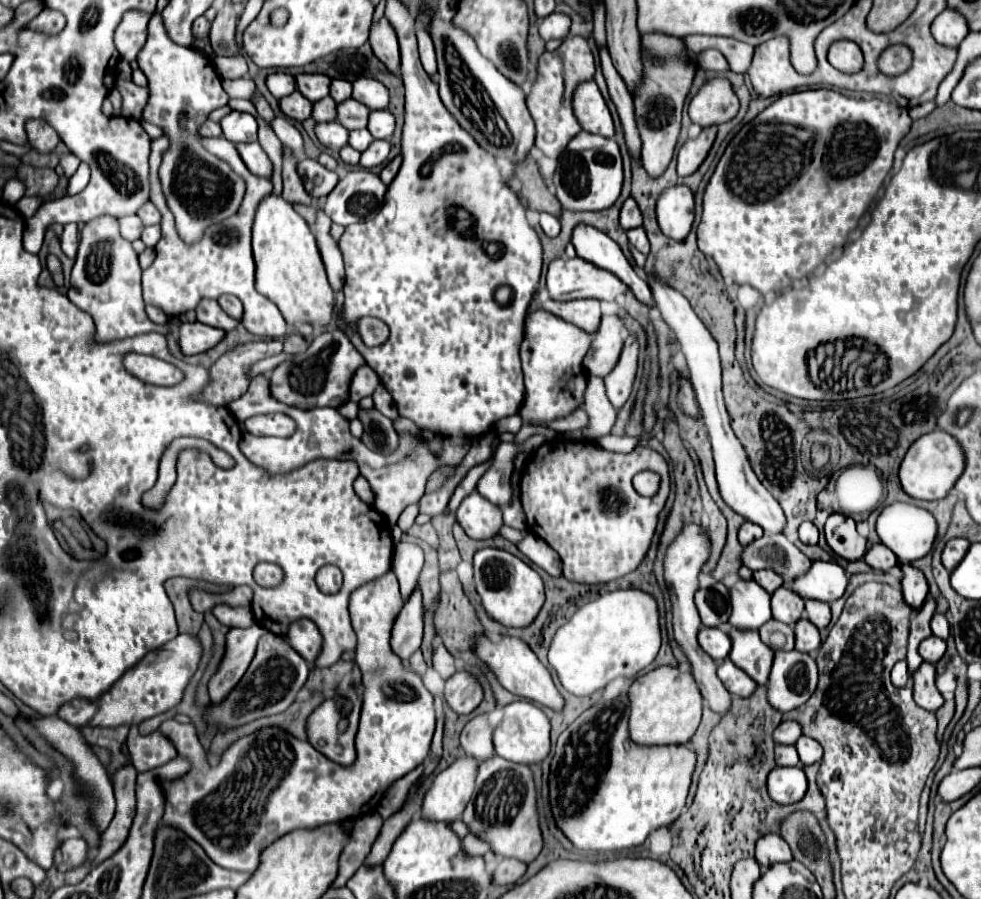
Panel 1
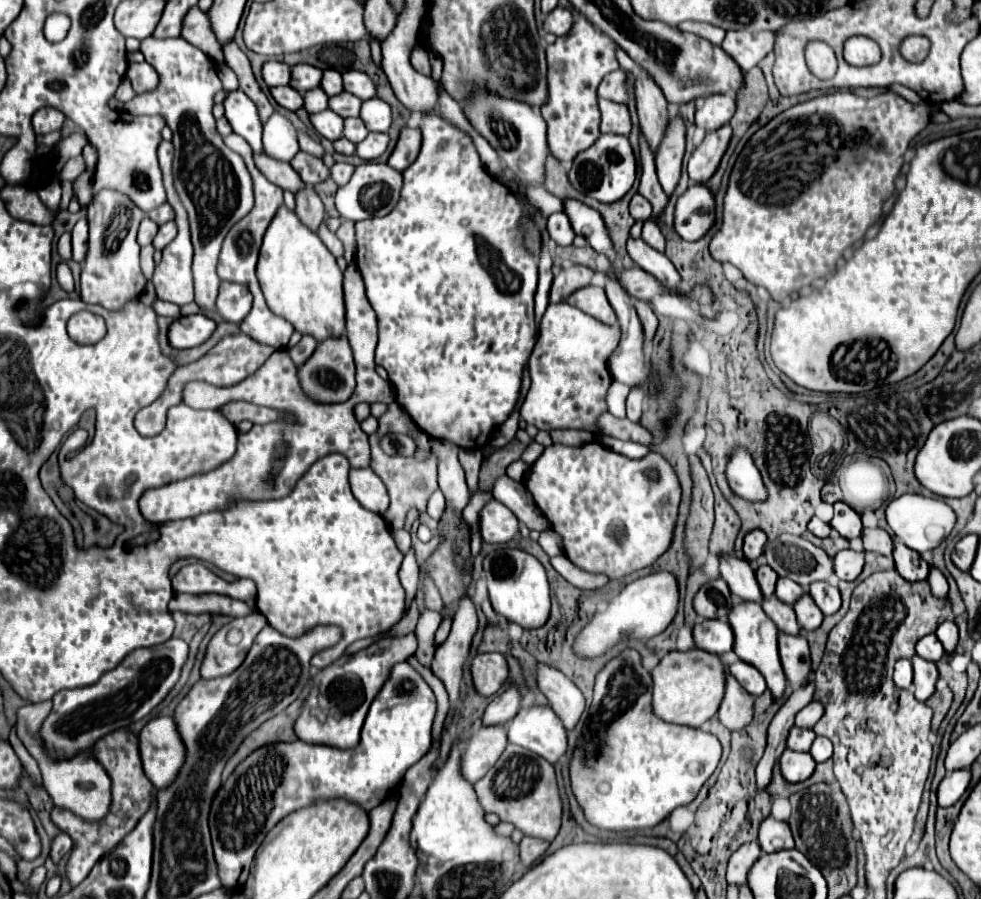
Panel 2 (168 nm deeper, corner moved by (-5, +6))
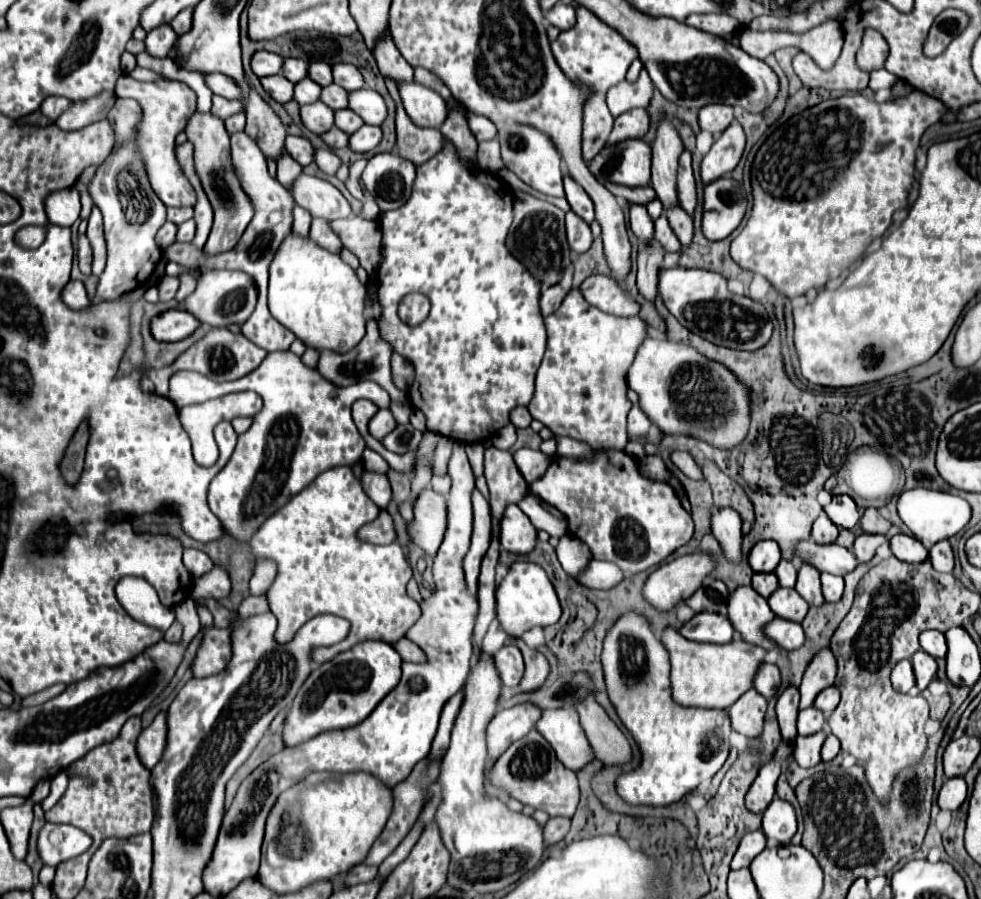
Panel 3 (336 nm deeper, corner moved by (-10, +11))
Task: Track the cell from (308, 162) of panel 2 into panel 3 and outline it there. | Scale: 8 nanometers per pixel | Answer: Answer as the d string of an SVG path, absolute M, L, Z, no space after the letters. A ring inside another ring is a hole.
M287 136L285 138L285 150L291 154L293 160L297 160L301 166L307 166L313 162L313 146L307 138L301 136Z

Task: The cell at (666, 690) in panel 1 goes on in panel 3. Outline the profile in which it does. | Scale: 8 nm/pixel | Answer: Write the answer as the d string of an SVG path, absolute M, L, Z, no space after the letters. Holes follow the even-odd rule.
M667 626L661 642L671 654L671 690L673 698L683 706L729 708L743 692L753 688L753 678L763 664L767 650L745 640L731 640L727 644L701 644L685 640L675 628Z

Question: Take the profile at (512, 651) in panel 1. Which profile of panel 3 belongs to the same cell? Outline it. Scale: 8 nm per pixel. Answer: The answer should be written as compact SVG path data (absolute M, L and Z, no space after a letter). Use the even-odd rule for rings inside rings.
M595 698L583 700L577 706L577 712L597 760L601 760L605 766L623 766L631 762L633 750L627 736L595 702Z

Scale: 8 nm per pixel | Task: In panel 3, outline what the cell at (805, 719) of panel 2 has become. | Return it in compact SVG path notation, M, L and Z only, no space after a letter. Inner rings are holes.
M827 686L827 690L819 692L819 696L815 698L815 706L817 706L819 710L823 710L825 716L829 716L829 714L837 708L839 696L841 696L841 694L839 694L839 688L837 688L837 686Z

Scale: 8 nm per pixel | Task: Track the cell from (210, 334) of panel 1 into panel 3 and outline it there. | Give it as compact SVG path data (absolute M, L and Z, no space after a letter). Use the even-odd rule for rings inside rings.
M165 310L151 320L151 334L159 342L179 342L193 334L199 326L197 318L191 318L185 310Z

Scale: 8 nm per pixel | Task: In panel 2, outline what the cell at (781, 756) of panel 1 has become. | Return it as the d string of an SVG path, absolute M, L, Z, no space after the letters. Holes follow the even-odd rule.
M792 727L790 729L790 735L788 735L788 749L792 751L808 751L812 741L814 741L816 733L812 729L800 729L800 727Z

